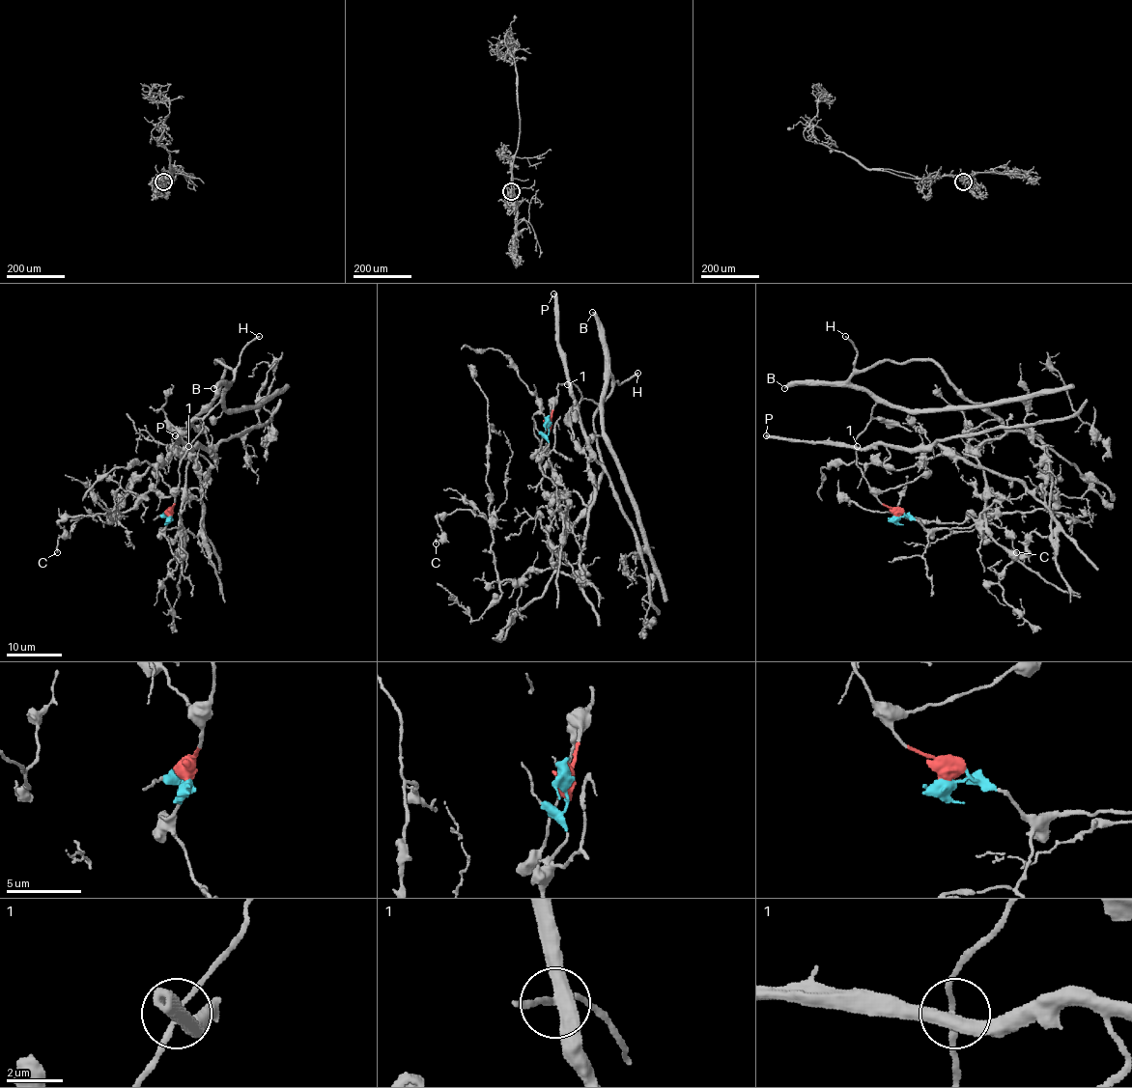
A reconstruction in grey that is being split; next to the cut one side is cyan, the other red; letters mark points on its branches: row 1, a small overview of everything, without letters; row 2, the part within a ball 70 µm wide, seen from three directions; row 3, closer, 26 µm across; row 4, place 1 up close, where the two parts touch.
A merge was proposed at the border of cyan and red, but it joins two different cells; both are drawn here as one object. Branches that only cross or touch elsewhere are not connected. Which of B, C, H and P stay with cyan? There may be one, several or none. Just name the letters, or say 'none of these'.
C, P

